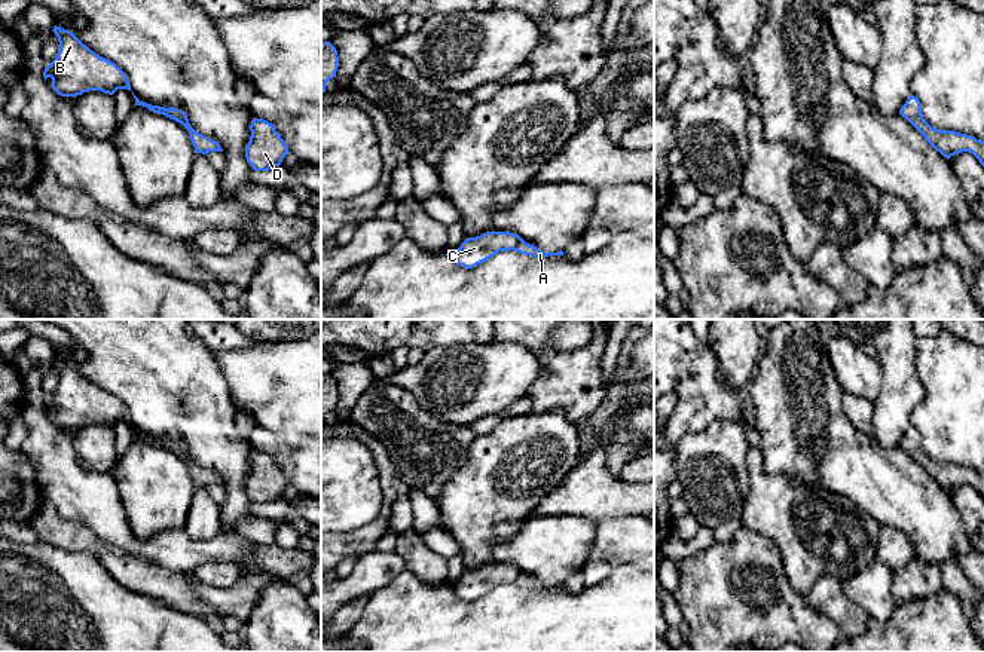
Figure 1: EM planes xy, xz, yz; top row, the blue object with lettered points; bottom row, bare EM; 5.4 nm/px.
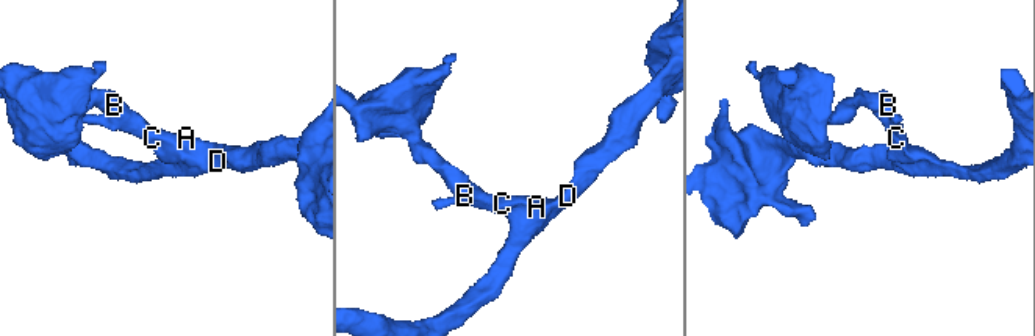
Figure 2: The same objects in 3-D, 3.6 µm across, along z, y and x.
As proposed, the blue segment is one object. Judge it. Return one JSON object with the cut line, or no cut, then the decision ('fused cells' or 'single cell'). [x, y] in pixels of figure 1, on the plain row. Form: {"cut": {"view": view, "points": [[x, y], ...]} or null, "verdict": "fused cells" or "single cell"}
{"cut": null, "verdict": "single cell"}

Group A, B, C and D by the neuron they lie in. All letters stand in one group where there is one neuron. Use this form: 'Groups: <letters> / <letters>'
Groups: A B C D

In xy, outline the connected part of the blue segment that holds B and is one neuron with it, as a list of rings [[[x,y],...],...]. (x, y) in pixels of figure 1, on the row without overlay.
[[[52,362],[58,370],[58,386],[45,401],[43,410],[52,411],[52,422],[61,429],[77,429],[89,423],[113,428],[117,422],[131,423],[128,408],[111,394],[92,385],[71,364]]]

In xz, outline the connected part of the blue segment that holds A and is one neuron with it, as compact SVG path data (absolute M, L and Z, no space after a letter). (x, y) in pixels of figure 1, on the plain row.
M493 563L476 570L467 570L455 585L446 588L456 597L473 602L477 597L489 593L499 584L510 582L537 591L548 588L563 588L563 584L544 585L534 578L526 576L519 567Z

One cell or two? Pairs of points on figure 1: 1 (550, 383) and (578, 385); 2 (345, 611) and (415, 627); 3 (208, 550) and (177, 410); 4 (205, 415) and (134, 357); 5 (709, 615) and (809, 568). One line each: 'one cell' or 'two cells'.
1: one cell
2: two cells
3: two cells
4: one cell
5: two cells

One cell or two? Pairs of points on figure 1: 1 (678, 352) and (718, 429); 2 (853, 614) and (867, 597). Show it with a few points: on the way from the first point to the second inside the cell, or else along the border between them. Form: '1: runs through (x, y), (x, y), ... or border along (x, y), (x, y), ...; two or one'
1: border along (743, 419), (714, 419), (703, 429), (683, 437); two
2: border along (840, 582), (845, 594), (870, 617); two

